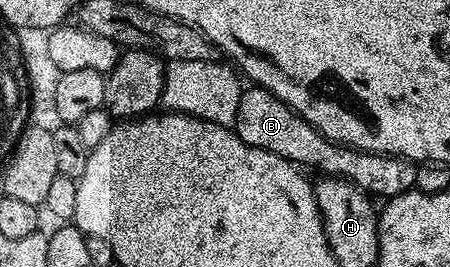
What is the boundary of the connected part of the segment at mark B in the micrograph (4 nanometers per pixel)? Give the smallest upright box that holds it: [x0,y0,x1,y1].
[233,85,416,200]

